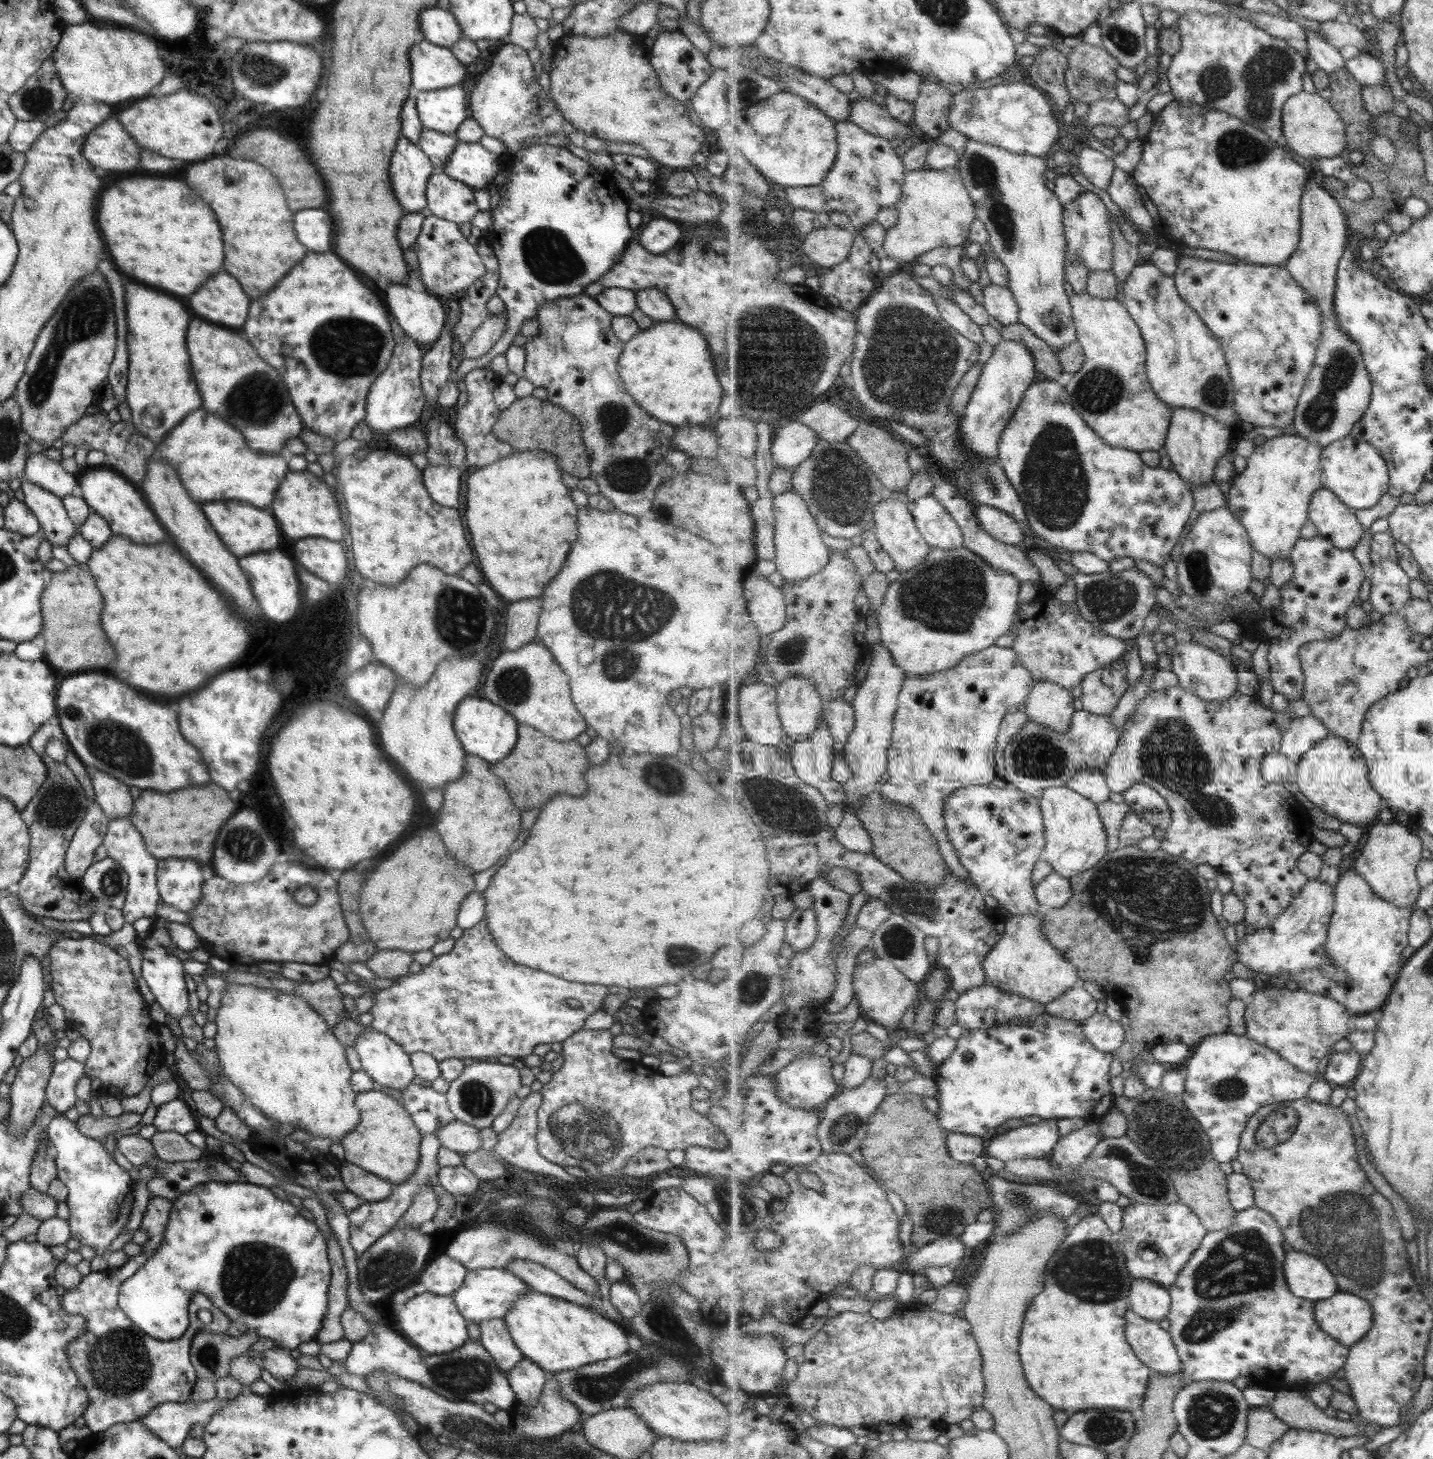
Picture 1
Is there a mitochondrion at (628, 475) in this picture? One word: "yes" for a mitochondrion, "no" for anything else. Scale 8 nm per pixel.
yes

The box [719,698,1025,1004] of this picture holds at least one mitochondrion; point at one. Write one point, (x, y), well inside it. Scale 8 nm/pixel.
(784, 809)

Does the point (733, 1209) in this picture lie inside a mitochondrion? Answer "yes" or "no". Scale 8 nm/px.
yes

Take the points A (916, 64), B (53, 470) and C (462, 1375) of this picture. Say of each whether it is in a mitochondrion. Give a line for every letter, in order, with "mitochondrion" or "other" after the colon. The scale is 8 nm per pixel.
A: other
B: other
C: mitochondrion

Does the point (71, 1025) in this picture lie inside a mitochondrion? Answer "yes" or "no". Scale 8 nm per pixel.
no

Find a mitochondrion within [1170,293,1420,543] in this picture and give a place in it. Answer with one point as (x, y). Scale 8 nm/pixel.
(1319, 415)

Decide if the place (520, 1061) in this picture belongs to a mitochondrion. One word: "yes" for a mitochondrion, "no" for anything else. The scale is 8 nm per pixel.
no

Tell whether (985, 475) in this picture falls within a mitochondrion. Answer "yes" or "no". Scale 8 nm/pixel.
yes

